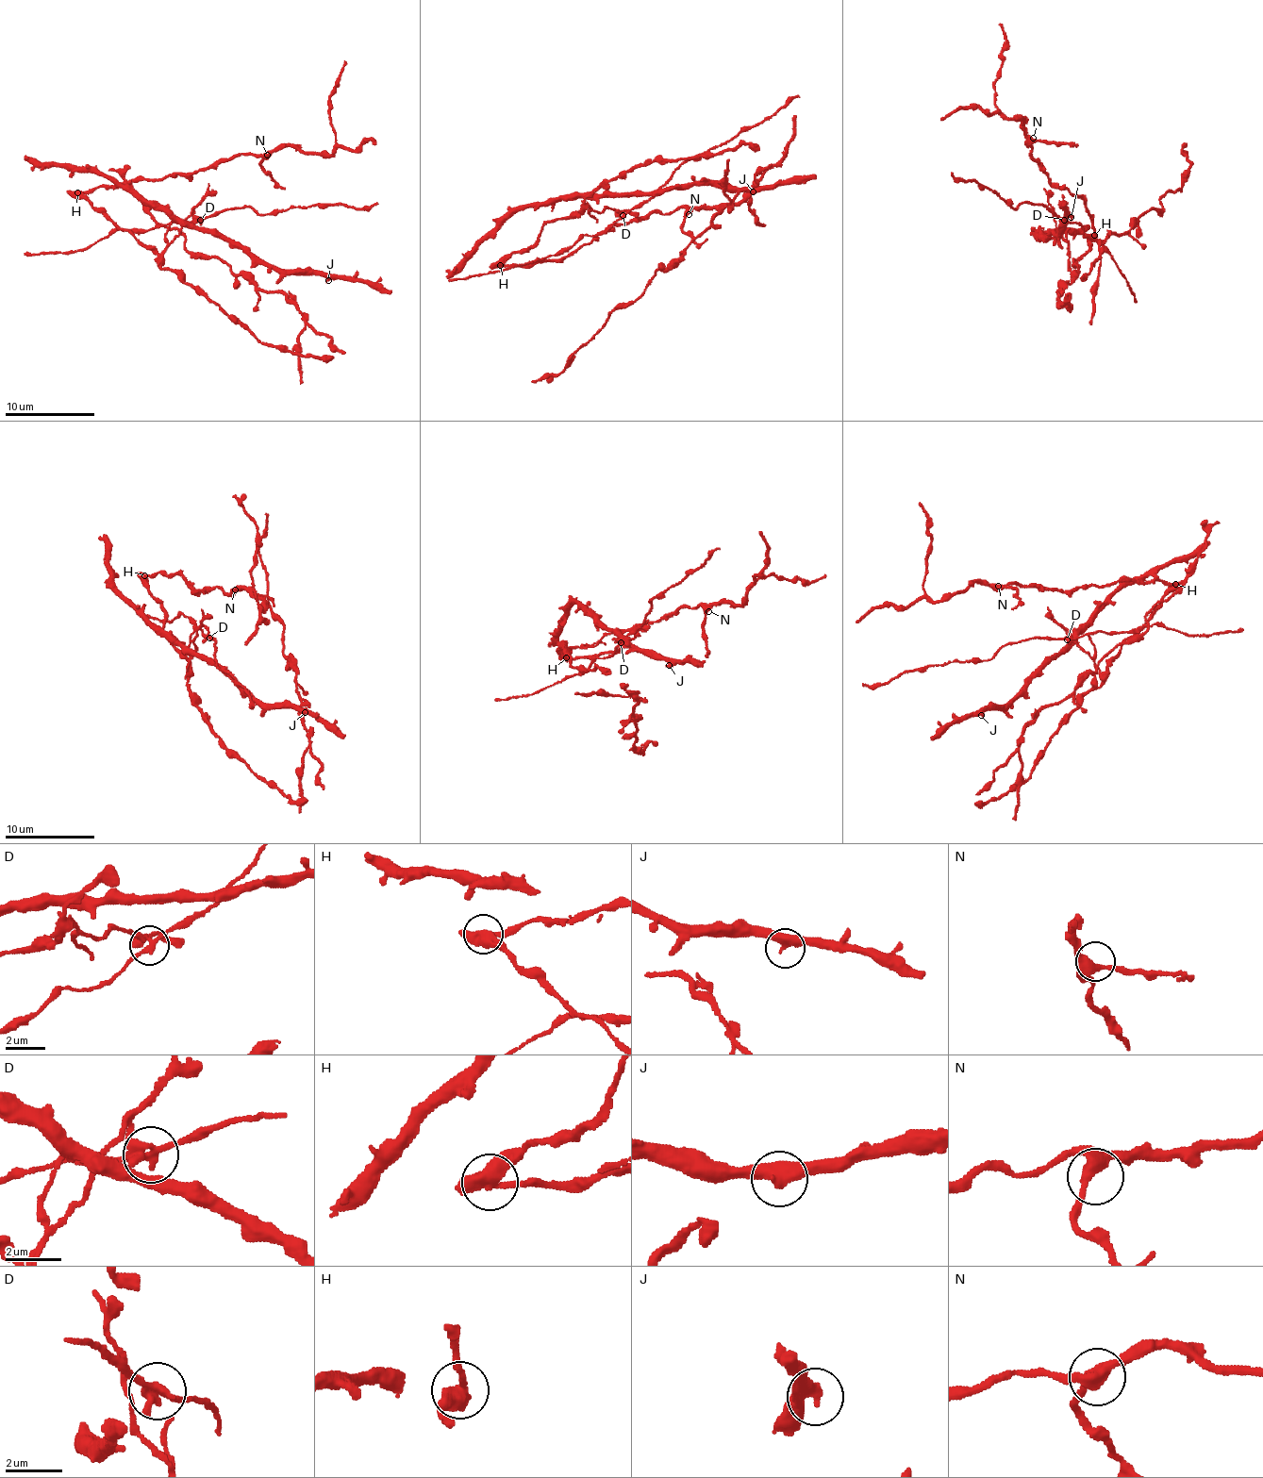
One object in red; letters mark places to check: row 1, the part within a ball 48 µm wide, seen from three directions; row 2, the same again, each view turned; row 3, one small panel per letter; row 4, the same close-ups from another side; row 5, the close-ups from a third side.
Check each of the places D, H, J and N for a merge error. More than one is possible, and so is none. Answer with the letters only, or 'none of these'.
D, H

